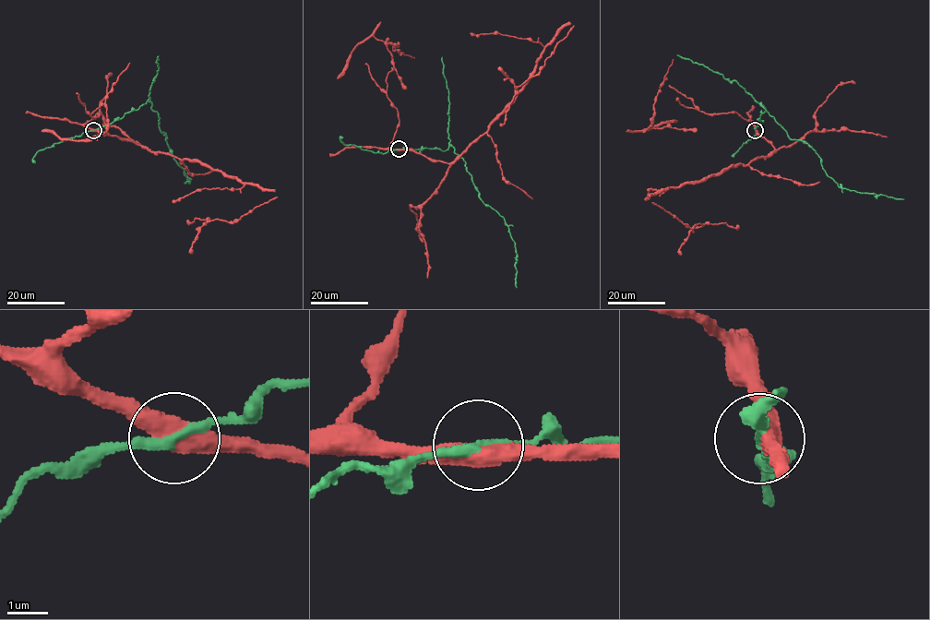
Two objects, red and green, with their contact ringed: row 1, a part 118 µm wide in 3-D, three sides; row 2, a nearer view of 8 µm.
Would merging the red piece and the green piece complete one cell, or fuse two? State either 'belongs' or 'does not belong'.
does not belong

